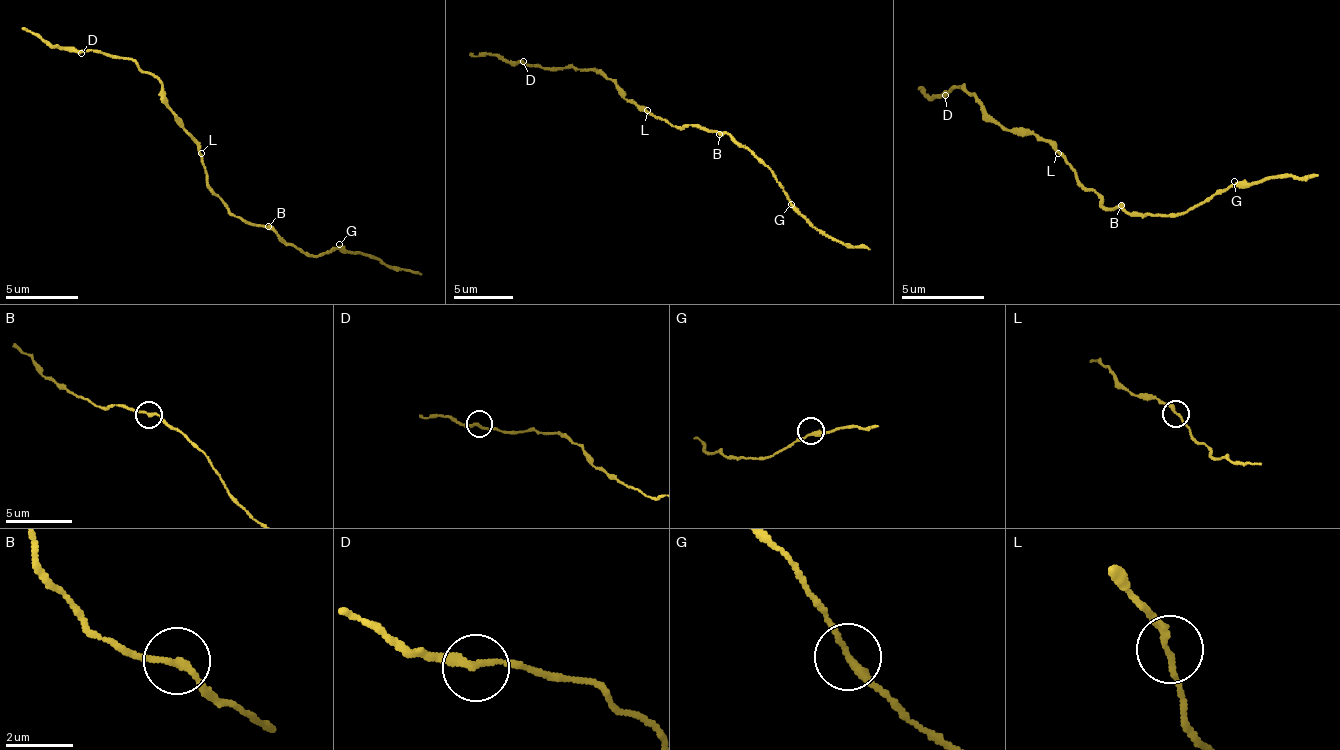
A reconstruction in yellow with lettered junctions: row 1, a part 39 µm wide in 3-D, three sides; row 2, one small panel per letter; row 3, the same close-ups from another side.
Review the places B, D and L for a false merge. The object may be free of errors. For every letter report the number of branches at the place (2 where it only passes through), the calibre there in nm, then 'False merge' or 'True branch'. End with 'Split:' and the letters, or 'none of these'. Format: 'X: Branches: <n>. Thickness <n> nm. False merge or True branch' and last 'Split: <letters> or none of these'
B: Branches: 2. Thickness 190 nm. True branch
D: Branches: 2. Thickness 220 nm. True branch
L: Branches: 2. Thickness 200 nm. True branch
Split: none of these

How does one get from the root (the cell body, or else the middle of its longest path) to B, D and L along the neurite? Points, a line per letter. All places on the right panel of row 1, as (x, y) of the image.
B: (1091, 189), (1104, 208), (1111, 209), (1120, 204)
D: (1091, 189), (1076, 179), (1057, 145), (1032, 133), (1014, 134), (965, 86), (954, 86), (945, 95)
L: (1091, 189), (1076, 179), (1071, 163), (1058, 153)

